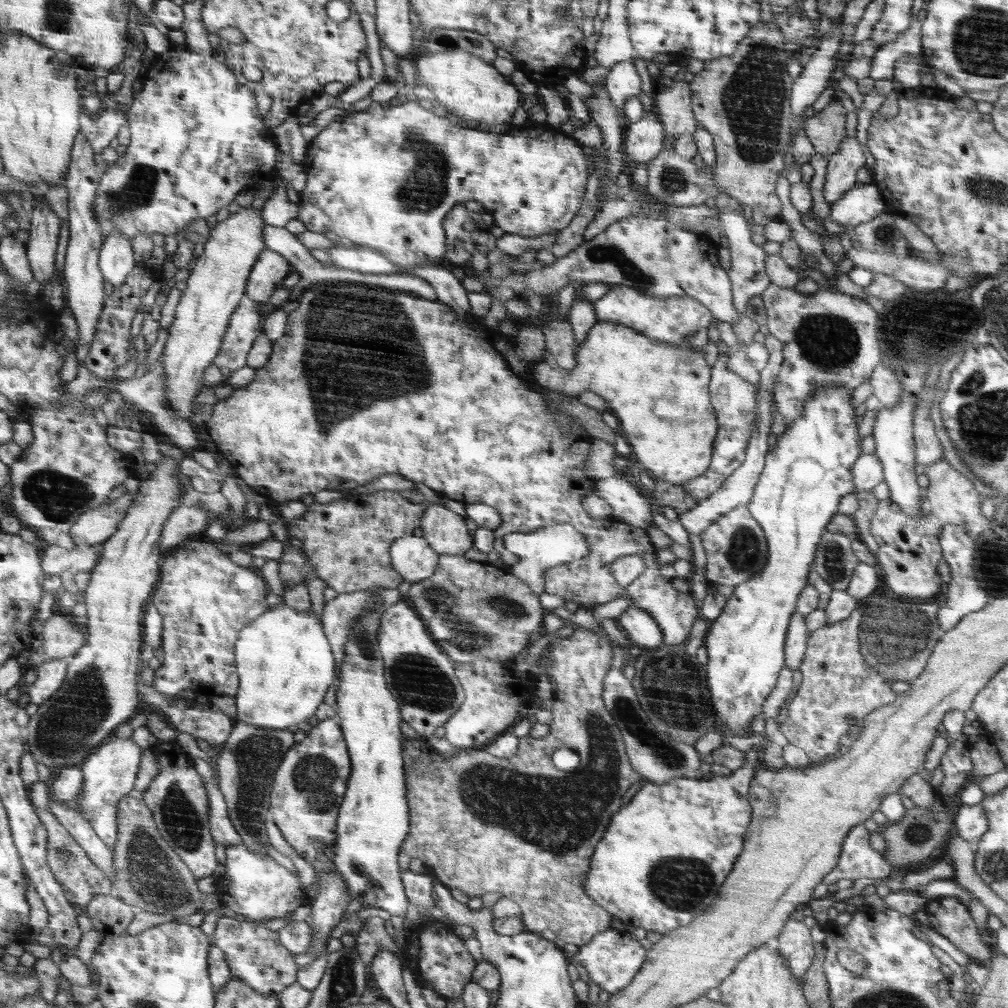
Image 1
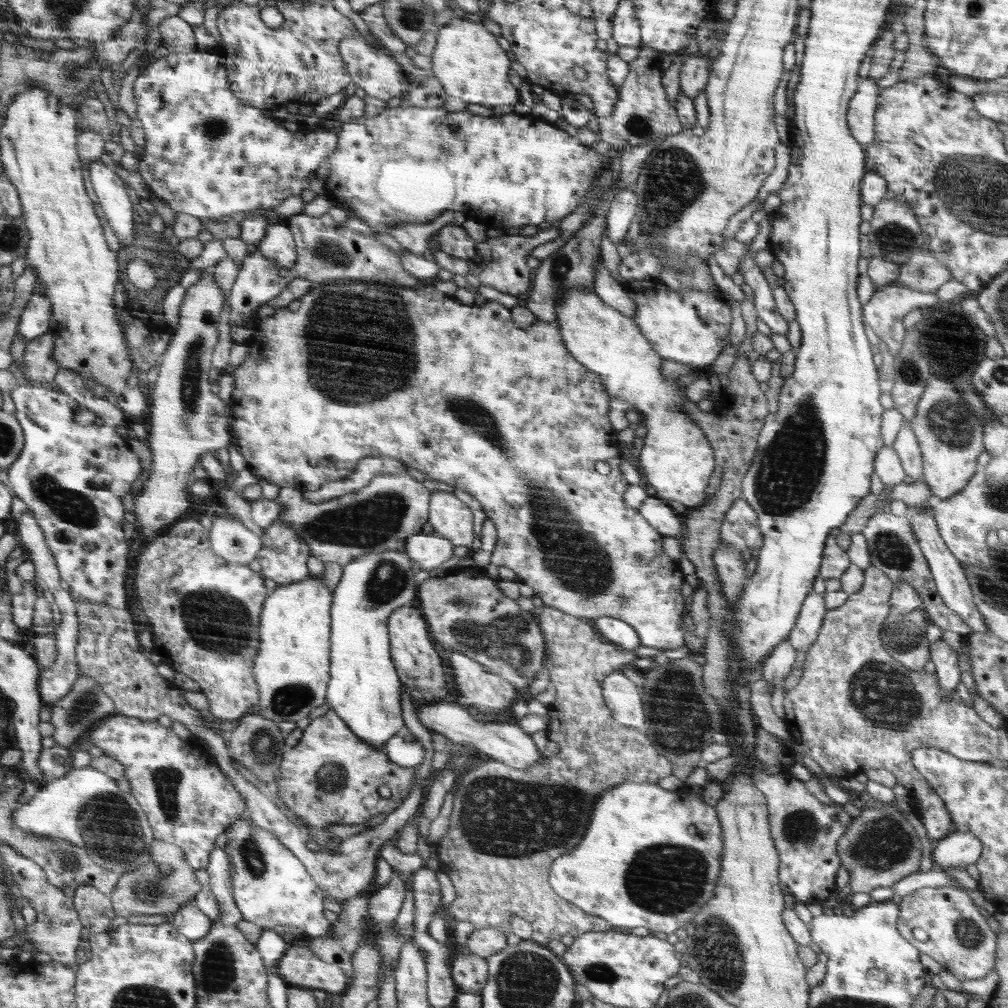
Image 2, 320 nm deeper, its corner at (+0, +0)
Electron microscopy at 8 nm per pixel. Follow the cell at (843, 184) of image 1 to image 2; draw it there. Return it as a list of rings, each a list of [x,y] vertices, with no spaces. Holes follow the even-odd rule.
[[[864,79],[859,91],[850,102],[847,123],[854,140],[864,148],[874,142],[874,115],[878,95],[878,83],[872,79]]]

